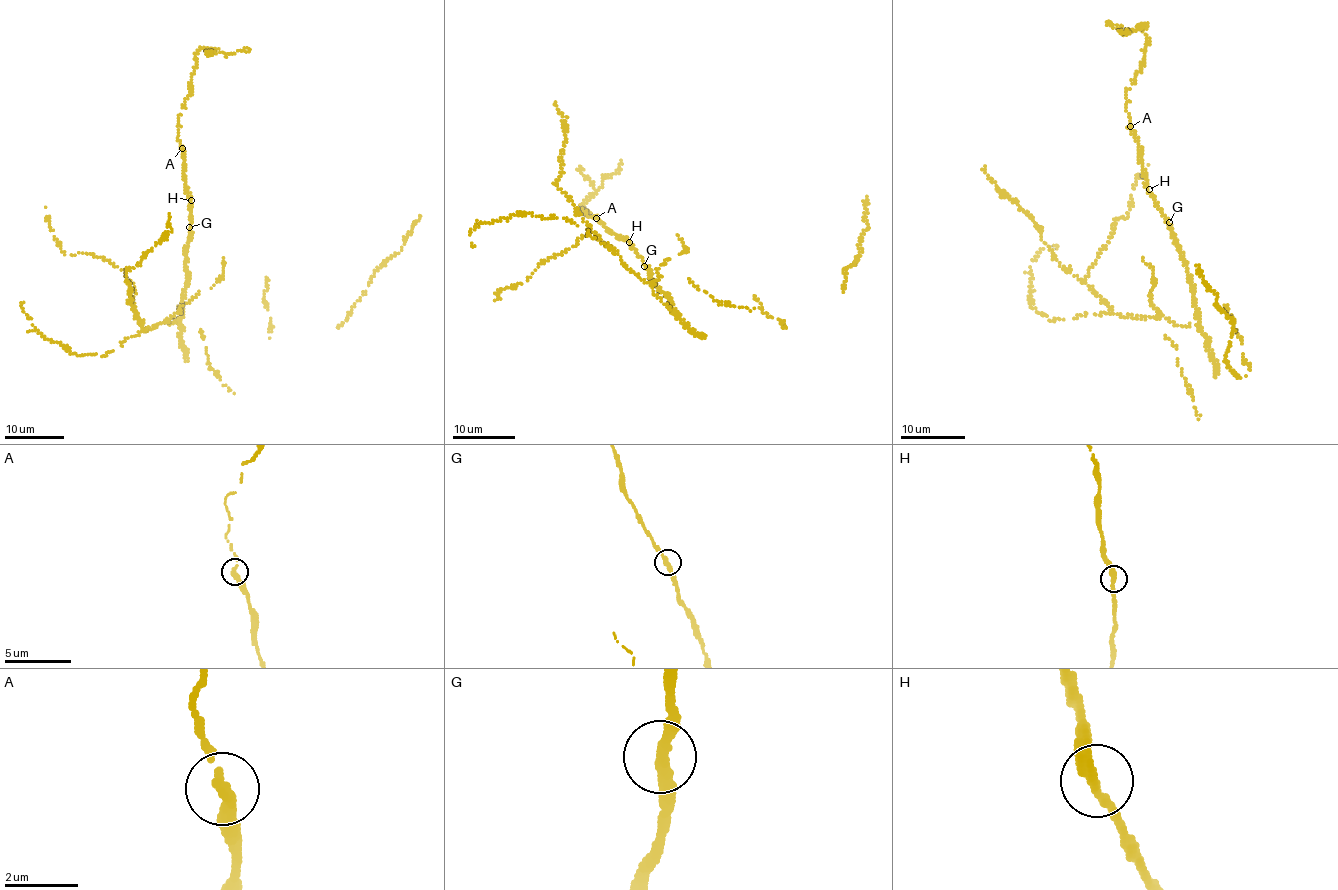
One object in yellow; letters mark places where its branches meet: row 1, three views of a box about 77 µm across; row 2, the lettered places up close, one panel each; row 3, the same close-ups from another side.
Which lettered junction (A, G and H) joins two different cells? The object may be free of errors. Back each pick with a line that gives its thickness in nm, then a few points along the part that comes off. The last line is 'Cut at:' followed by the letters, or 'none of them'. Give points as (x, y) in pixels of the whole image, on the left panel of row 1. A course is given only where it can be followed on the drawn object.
A: calibre 320 nm; course (182, 148), (177, 136), (178, 119), (191, 89), (195, 53), (198, 49), (214, 49), (227, 54), (250, 50)
Cut at: A

